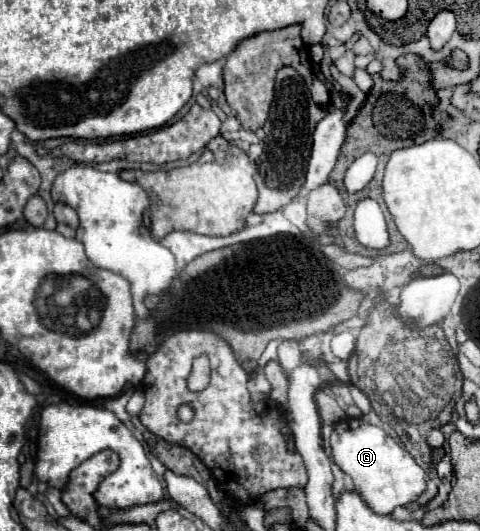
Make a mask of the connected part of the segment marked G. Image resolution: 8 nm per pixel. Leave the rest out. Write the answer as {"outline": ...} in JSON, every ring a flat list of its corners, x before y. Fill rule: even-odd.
{"outline":[[345,418,333,428,331,458,351,476,355,492,375,514,391,514,395,508,415,502,425,492,425,470,413,460,415,451,399,444,383,428,371,426,363,418]]}

